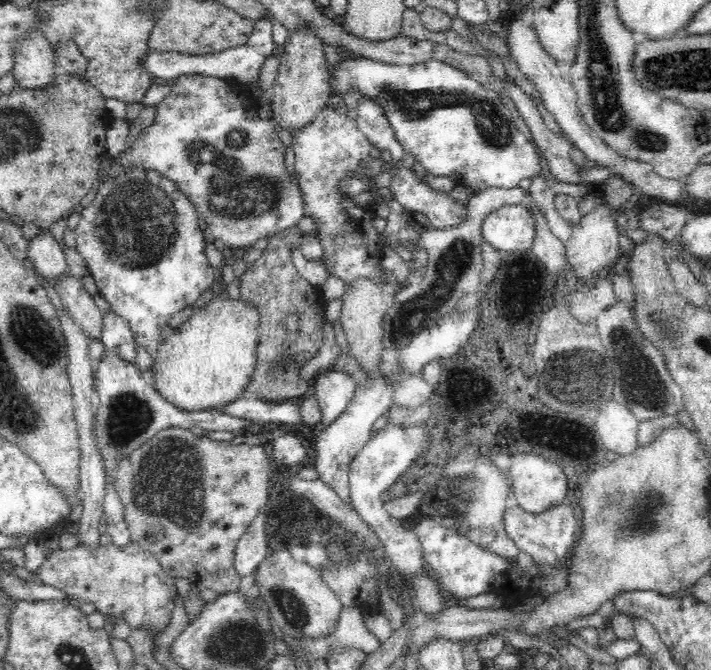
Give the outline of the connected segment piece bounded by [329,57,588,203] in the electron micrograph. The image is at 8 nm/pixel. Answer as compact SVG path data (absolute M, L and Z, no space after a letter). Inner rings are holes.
M361 57L357 60L340 60L337 66L332 68L335 69L329 69L330 94L338 93L343 98L348 91L358 89L360 96L366 94L376 97L378 104L385 109L404 152L412 154L414 160L418 160L426 172L434 176L448 176L454 179L456 184L470 186L477 193L490 187L516 188L524 178L531 179L534 175L542 175L556 195L568 194L579 203L588 193L585 184L562 184L545 178L536 146L532 146L532 142L514 125L510 110L498 93L483 85L481 81L474 80L469 73L458 69L457 66L440 60L428 60L411 66L392 65Z

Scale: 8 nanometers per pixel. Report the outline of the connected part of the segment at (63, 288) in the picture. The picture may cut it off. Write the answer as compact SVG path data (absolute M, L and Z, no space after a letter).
M66 272L55 278L54 288L63 306L69 310L69 315L81 327L82 332L90 338L100 338L102 314L92 298L92 288L82 285L81 278L76 278Z

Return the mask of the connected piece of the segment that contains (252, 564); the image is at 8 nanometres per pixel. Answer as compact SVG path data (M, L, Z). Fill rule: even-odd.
M263 509L256 515L236 545L233 566L241 577L254 572L258 565L267 558L268 538L265 526L266 519Z

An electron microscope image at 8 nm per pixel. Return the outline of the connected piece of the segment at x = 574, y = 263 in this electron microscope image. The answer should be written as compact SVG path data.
M598 205L582 217L582 220L573 226L571 237L565 244L564 260L568 260L568 272L570 278L588 282L592 274L598 274L600 268L607 266L616 258L622 258L620 242L618 241L618 226L614 214L608 209L608 205Z

